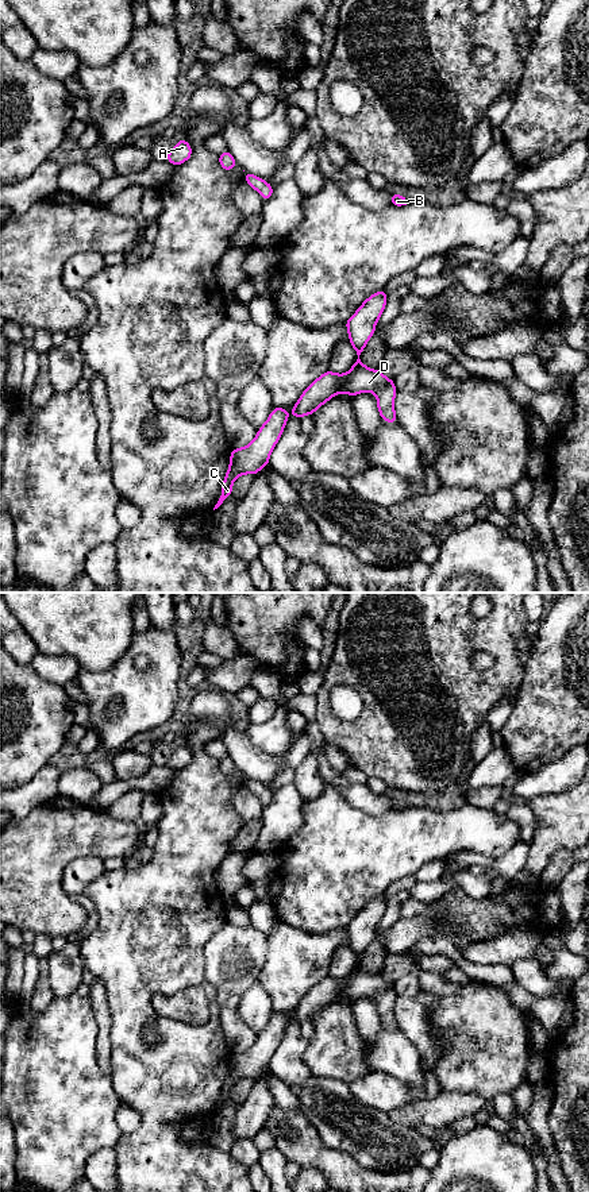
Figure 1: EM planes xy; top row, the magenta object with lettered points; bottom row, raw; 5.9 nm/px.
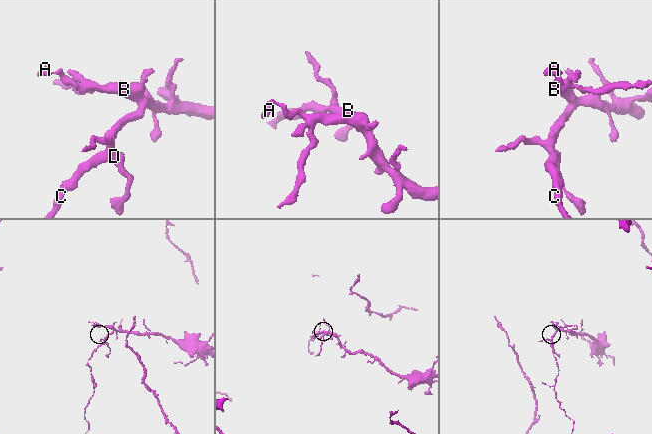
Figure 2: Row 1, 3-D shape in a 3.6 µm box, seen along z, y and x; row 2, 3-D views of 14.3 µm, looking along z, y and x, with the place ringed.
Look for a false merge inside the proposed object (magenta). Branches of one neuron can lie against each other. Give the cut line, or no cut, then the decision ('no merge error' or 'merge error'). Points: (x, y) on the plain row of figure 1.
cut none; no merge error

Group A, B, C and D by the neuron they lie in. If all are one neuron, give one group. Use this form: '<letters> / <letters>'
A B C D

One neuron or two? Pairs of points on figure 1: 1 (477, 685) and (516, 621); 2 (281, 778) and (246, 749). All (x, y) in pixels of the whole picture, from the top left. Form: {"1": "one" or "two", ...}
{"1": "one", "2": "two"}

